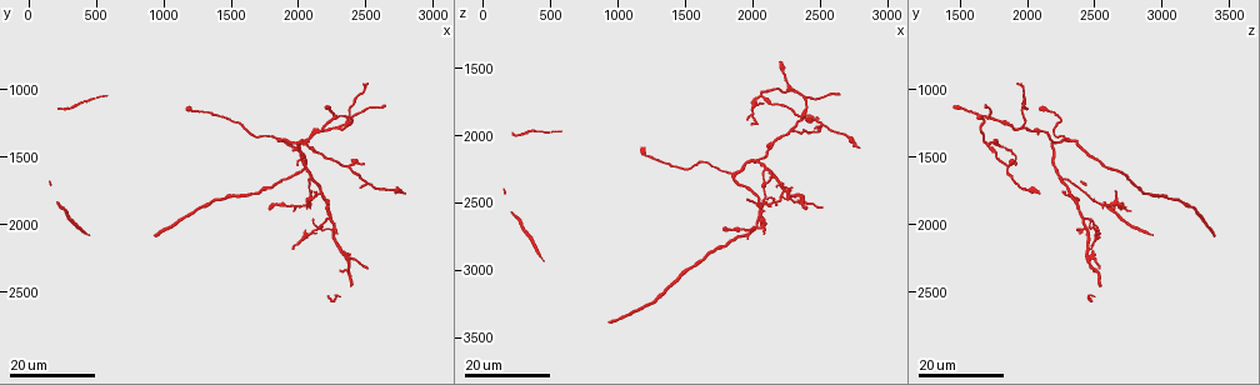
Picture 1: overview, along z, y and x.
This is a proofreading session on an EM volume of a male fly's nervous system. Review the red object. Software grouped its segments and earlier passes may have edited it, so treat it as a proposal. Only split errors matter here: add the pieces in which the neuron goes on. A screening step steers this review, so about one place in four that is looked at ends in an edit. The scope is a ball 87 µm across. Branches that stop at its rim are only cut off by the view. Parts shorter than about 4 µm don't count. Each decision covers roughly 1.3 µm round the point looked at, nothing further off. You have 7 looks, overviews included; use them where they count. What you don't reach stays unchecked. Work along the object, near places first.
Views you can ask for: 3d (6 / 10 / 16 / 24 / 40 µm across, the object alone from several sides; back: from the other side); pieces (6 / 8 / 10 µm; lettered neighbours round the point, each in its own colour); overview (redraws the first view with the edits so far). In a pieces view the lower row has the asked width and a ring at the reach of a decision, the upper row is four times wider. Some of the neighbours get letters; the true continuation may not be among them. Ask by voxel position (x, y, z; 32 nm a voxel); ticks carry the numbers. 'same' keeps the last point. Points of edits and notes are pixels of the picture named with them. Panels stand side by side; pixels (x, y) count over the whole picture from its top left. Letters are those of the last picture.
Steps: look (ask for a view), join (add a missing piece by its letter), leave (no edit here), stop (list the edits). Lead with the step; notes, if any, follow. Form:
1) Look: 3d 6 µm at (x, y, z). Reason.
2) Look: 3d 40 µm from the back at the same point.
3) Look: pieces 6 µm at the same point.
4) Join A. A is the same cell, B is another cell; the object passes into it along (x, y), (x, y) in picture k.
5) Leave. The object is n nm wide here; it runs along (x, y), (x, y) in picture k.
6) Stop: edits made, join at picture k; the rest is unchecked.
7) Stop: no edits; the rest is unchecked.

Look: 3d 24 µm at (1800, 1880, 2680). Long arm stops here.

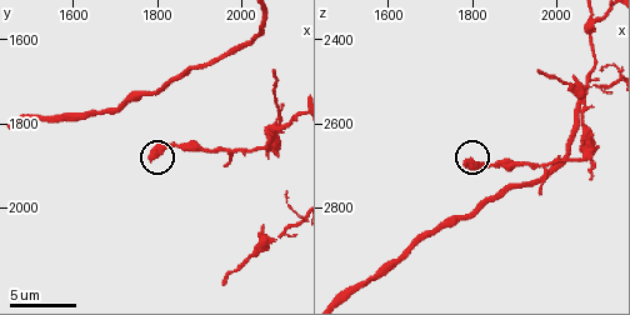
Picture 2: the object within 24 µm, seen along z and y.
Look: pieces 8 µm at (1790, 1890, 2690).

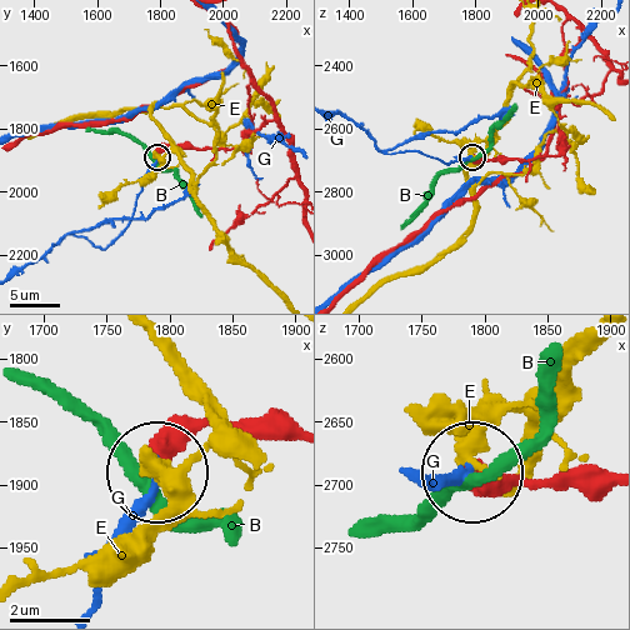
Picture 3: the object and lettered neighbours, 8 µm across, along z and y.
Leave. B, E and G are other cells; no lettered piece goes on from it.

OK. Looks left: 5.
Look: 3d 24 µm at (1940, 1440, 1900). Tapers out.

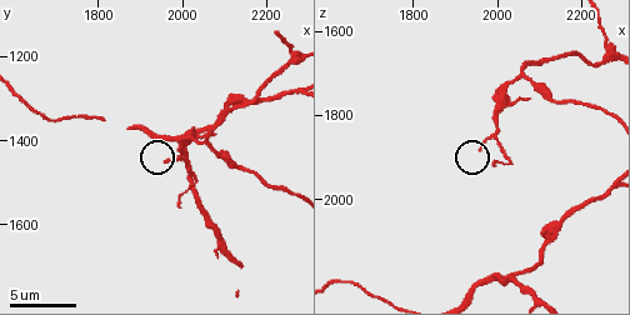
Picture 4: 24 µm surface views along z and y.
Look: pieces 10 µm at (1960, 1450, 1875).

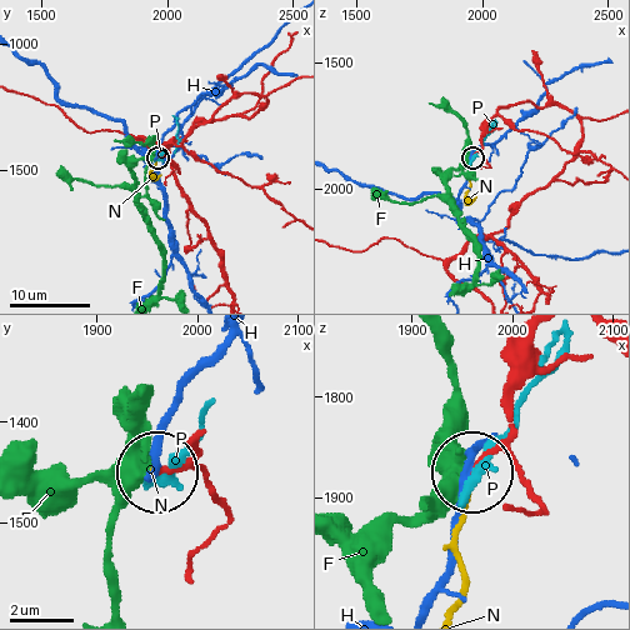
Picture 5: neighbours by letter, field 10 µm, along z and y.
Join N. N is the same cell, F, H and P are other cells; the object passes into it along (510, 398), (508, 435), (470, 486), (454, 548), (459, 604) in picture 5; it goes on there.

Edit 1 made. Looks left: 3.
Look: 3d 10 µm at (1965, 2185, 2480). Thin end.

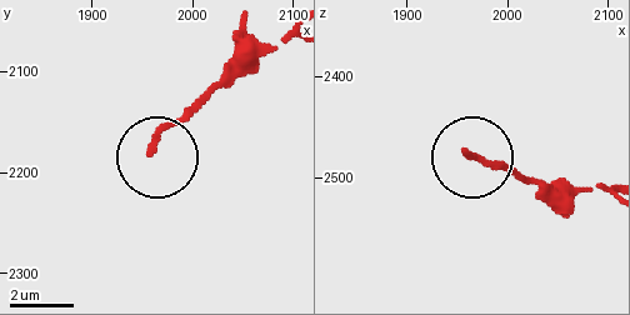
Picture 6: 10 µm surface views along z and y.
Look: pieces 8 µm at (1960, 2176, 2474).

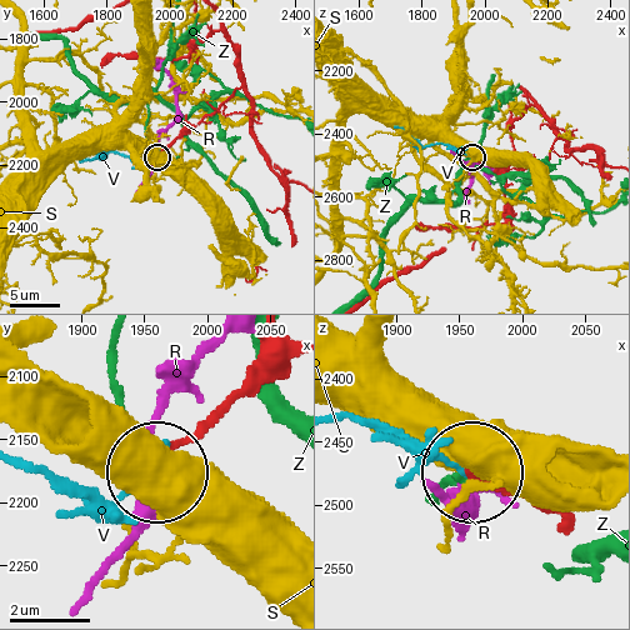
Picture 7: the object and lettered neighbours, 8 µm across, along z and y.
Leave. R, S, V and Z are other cells; no lettered piece goes on from it.

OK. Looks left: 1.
Stop: edits made, join at picture 5; the rest is unchecked.

